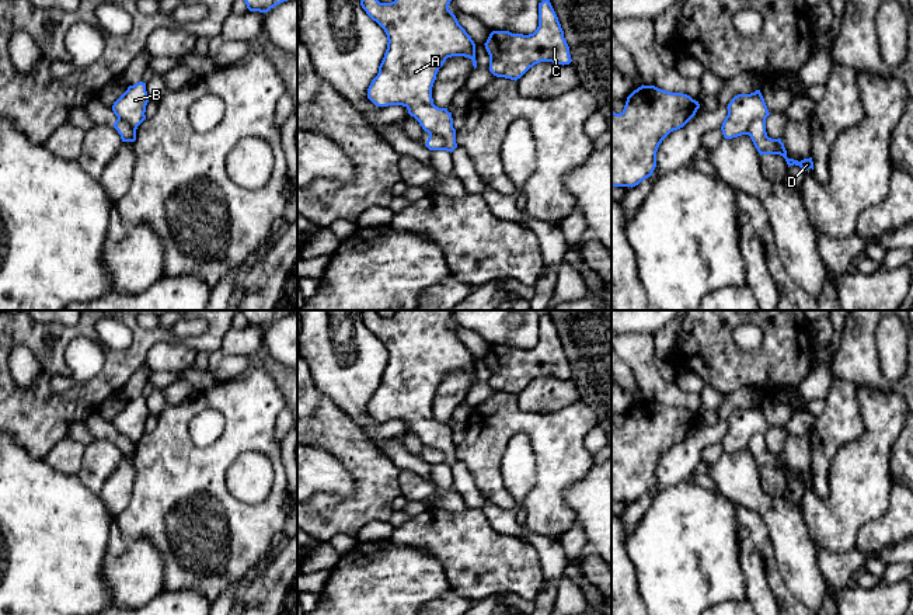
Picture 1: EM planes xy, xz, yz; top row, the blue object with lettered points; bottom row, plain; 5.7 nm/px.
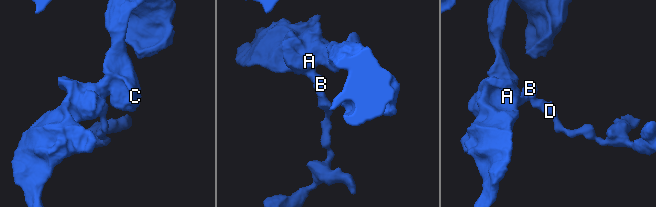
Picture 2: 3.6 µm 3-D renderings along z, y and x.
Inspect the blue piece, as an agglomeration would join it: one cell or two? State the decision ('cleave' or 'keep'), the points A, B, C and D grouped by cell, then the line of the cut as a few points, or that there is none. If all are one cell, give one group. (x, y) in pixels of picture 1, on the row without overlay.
cleave; groups A B C / D; cut yz (765, 434), (755, 434), (746, 448)

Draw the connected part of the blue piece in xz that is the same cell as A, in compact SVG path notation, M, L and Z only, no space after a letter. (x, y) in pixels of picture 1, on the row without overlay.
M363 310L360 320L366 329L384 344L388 355L384 372L379 381L379 388L367 403L367 413L377 421L405 421L408 428L419 437L422 444L431 449L440 451L445 455L443 465L452 468L457 462L452 427L449 427L447 423L439 423L433 418L432 402L439 383L447 372L468 372L473 375L474 383L477 382L477 375L475 358L459 338L456 330L449 324L450 316L452 310L397 310L391 317L380 317L374 310Z

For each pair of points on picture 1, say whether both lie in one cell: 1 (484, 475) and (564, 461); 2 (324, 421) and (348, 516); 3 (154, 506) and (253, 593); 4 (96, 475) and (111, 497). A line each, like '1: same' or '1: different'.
1: same
2: same
3: different
4: different

